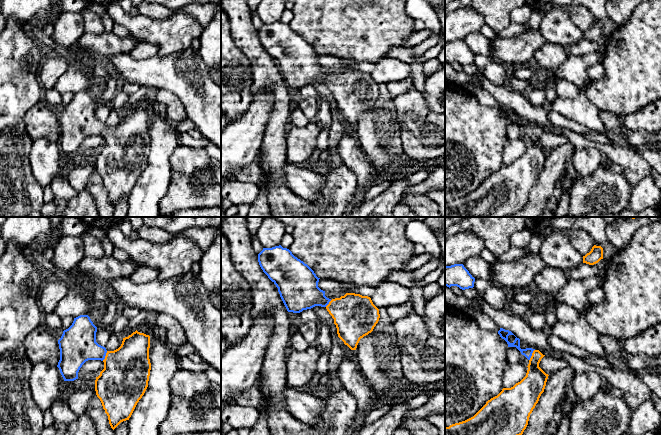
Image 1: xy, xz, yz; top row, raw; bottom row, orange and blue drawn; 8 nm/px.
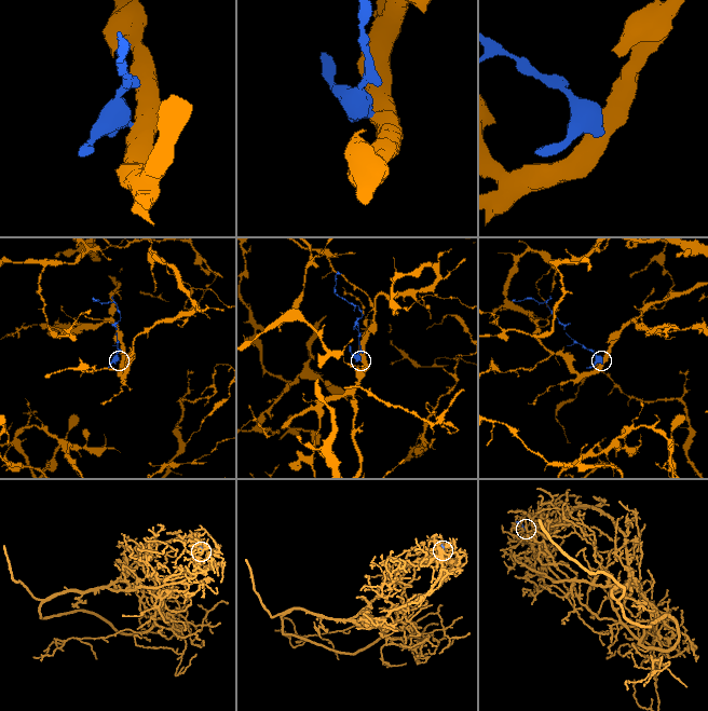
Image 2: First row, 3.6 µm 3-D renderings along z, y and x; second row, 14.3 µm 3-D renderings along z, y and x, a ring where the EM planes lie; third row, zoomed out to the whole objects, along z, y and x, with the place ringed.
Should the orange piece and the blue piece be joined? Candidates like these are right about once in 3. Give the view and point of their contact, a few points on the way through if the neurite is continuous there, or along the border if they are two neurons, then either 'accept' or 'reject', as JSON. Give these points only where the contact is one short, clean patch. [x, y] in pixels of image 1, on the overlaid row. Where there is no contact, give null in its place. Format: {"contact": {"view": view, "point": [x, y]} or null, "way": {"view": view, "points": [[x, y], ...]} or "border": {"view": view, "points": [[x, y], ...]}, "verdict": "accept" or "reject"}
{"contact": {"view": "yz", "point": [532, 355]}, "way": {"view": "yz", "points": [[533, 384], [532, 355], [527, 352]]}, "verdict": "accept"}

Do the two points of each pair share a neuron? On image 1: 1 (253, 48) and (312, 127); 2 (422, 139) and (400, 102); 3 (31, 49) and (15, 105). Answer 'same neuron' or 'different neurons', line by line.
1: different neurons
2: same neuron
3: same neuron

